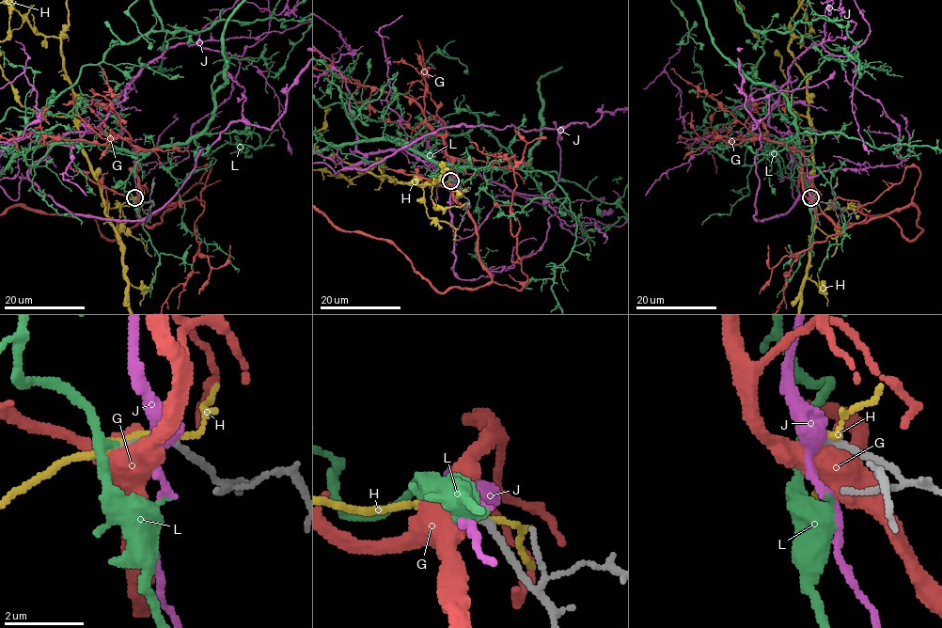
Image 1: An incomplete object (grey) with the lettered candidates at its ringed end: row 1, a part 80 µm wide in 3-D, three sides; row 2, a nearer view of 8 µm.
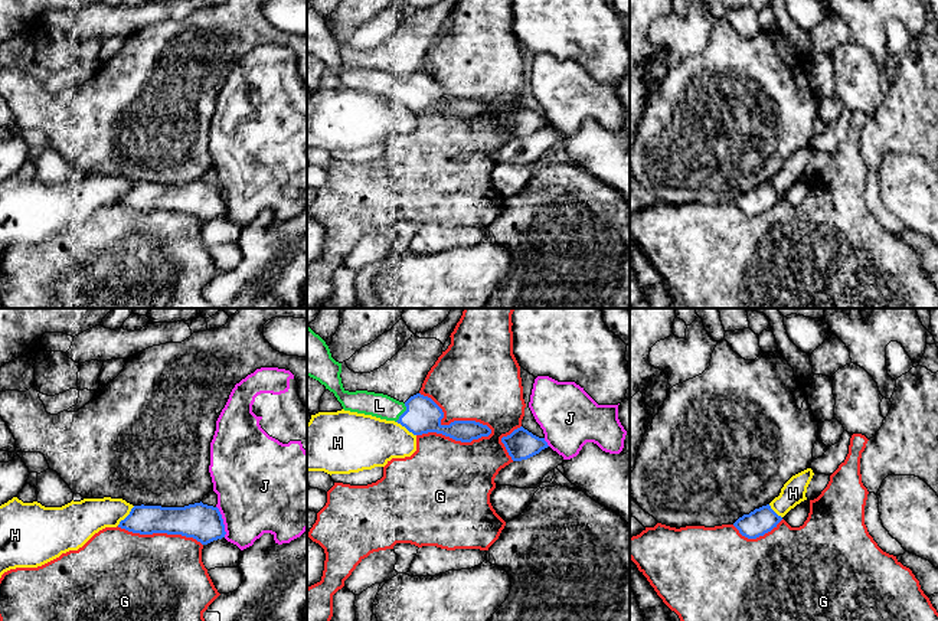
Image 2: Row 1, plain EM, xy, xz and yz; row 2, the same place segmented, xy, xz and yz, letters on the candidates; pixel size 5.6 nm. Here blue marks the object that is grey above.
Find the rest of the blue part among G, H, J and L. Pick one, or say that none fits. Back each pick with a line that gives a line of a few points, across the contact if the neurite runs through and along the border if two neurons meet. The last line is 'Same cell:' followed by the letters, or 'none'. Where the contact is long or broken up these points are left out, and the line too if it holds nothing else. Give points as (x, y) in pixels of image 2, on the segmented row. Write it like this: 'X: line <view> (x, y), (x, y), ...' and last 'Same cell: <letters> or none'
Same cell: L

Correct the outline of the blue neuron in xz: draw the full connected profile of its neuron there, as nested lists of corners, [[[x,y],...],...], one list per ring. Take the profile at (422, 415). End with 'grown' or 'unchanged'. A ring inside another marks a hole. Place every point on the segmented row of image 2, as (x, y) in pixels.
[[[307,326],[307,376],[334,393],[344,411],[395,421],[414,435],[442,434],[455,441],[471,442],[488,437],[491,429],[475,421],[454,421],[442,425],[442,409],[428,396],[416,393],[405,403],[388,395],[367,390],[349,392],[341,383],[341,363],[331,357],[326,341]]] | grown

